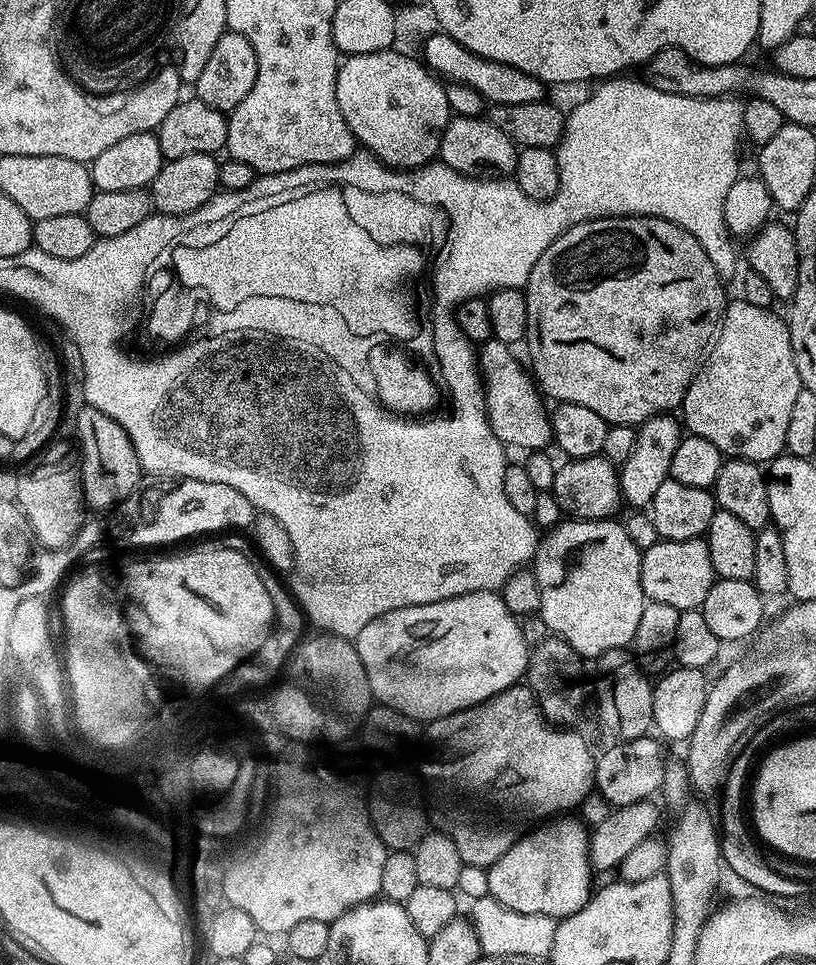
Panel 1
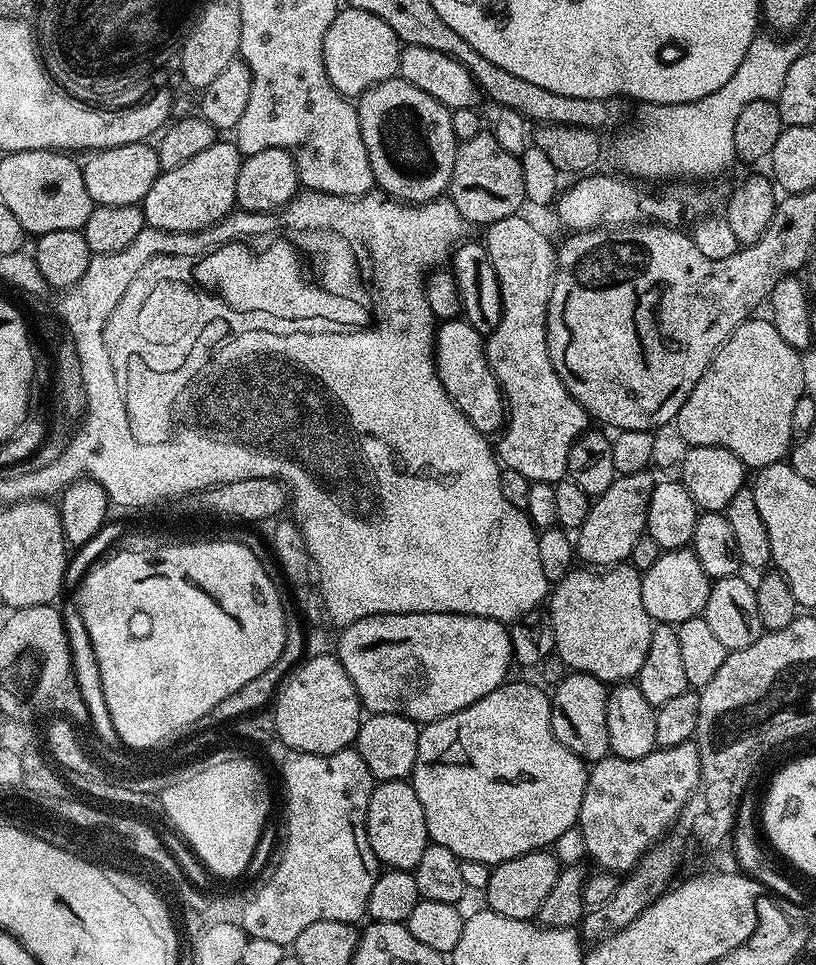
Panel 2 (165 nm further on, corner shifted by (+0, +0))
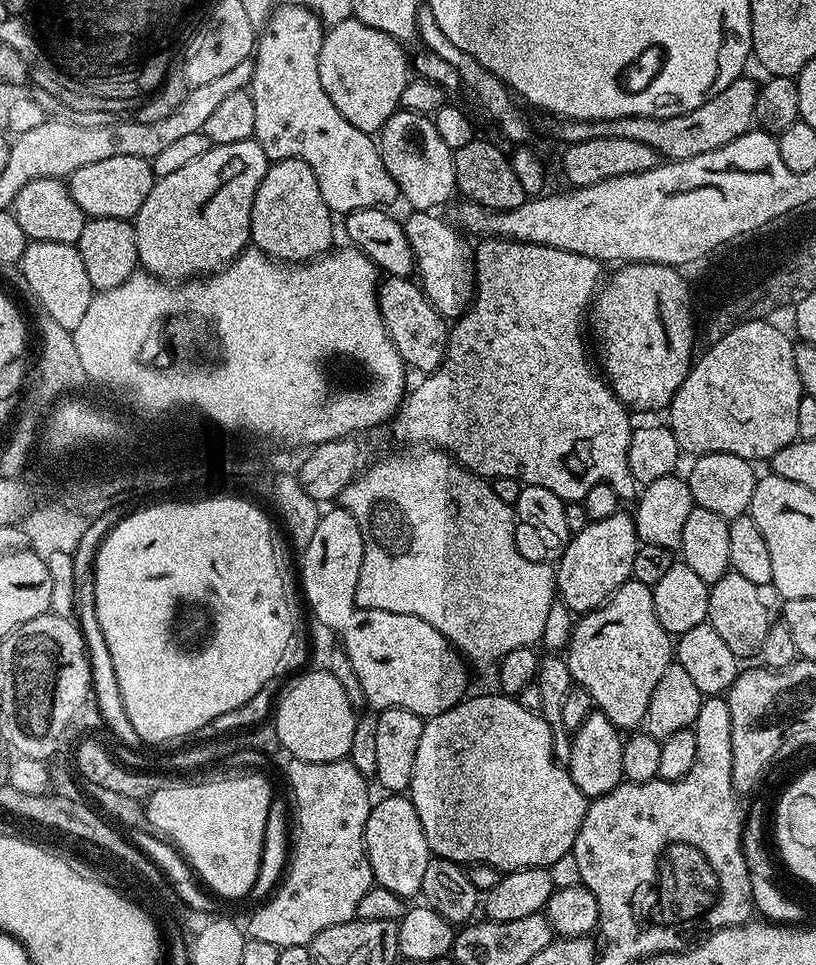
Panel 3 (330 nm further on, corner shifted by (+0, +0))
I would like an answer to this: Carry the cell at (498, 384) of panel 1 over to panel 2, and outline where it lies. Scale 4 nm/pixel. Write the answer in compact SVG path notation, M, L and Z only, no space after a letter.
M463 318L443 321L434 332L434 359L442 386L458 410L466 414L466 418L479 432L499 433L506 419L506 405L498 378L488 365L485 337Z

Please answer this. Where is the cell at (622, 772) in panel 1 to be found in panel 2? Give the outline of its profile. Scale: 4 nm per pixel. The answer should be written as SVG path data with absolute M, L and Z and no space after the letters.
M695 739L682 742L682 746L658 746L646 758L627 760L609 754L595 761L588 768L578 821L588 856L596 859L603 871L631 872L645 852L665 839L668 823L679 821L680 811L700 785L700 755Z

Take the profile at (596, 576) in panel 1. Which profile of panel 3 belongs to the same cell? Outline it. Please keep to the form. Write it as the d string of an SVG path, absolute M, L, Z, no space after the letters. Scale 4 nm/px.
M630 579L601 608L583 613L573 626L566 659L573 681L589 692L593 705L615 728L639 729L654 686L674 663L674 640L654 614L651 587Z

